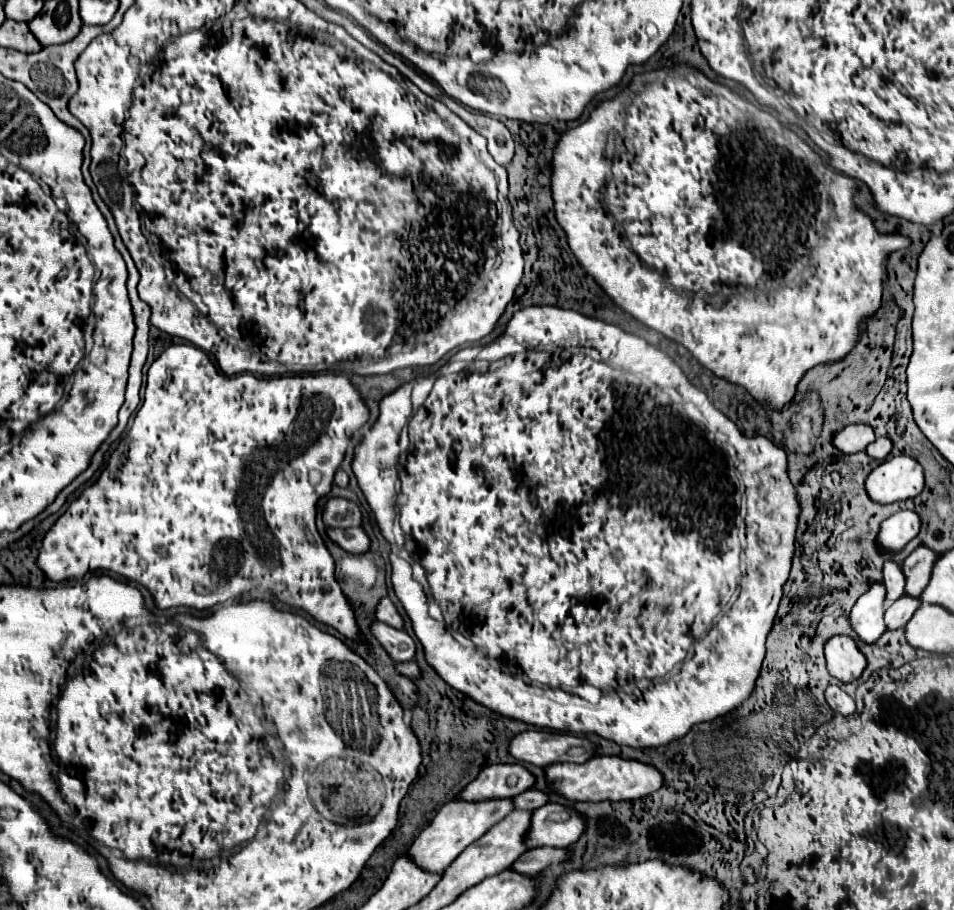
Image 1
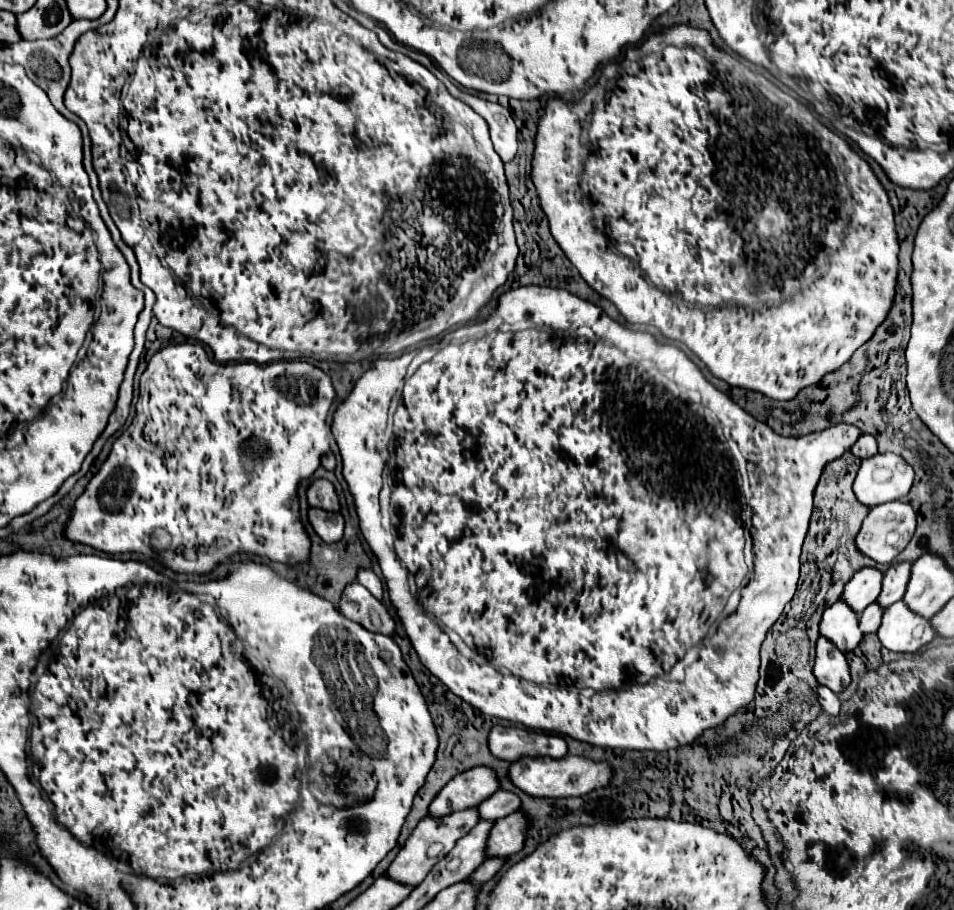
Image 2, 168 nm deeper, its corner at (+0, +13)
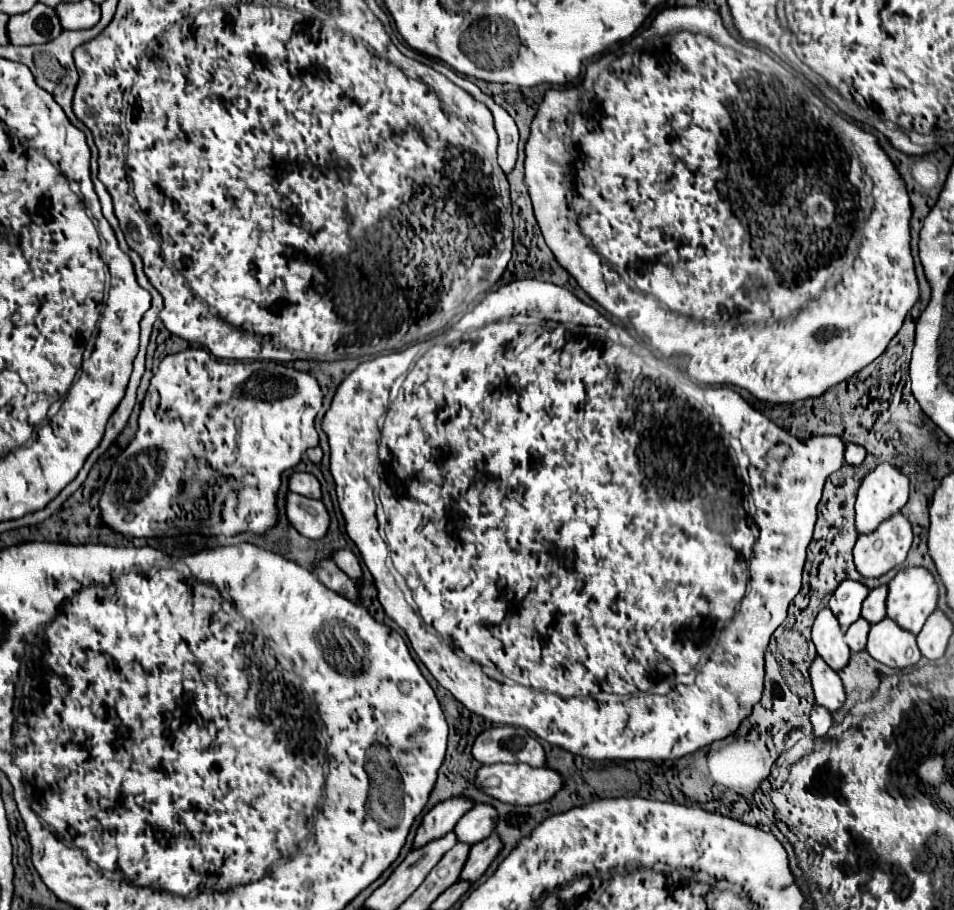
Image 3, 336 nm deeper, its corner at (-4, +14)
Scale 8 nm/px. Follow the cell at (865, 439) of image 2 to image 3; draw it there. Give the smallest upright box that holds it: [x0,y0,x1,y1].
[844,444,866,466]

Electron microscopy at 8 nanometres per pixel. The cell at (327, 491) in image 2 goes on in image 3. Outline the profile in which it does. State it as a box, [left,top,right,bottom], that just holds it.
[288,472,320,500]

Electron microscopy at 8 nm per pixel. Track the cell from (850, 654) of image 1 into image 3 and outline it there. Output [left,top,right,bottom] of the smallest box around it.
[810,658,846,714]

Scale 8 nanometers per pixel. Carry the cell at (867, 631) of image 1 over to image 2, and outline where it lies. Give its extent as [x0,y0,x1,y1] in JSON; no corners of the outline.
[820,601,864,653]

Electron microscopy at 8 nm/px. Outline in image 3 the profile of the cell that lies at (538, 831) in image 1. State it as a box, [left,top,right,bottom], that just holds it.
[460,836,502,884]

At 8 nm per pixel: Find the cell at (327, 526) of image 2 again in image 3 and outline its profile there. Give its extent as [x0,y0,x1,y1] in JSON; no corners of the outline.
[286,492,330,538]

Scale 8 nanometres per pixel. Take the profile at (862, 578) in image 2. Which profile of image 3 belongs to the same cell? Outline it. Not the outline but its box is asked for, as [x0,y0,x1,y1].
[828,580,870,630]

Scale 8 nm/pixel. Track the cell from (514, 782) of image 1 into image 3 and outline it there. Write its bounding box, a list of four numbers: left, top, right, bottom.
[412,798,472,848]

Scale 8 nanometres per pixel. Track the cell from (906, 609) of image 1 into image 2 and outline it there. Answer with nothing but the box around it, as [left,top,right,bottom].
[860,603,884,635]

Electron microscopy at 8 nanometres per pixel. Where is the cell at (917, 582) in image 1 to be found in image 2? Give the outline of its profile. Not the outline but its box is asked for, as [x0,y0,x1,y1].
[878,561,912,607]

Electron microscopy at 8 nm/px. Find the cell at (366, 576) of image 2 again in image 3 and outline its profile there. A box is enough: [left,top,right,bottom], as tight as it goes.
[330,548,362,580]

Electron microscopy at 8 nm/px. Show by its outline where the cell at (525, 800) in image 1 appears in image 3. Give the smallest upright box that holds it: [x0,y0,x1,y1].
[454,804,496,846]

